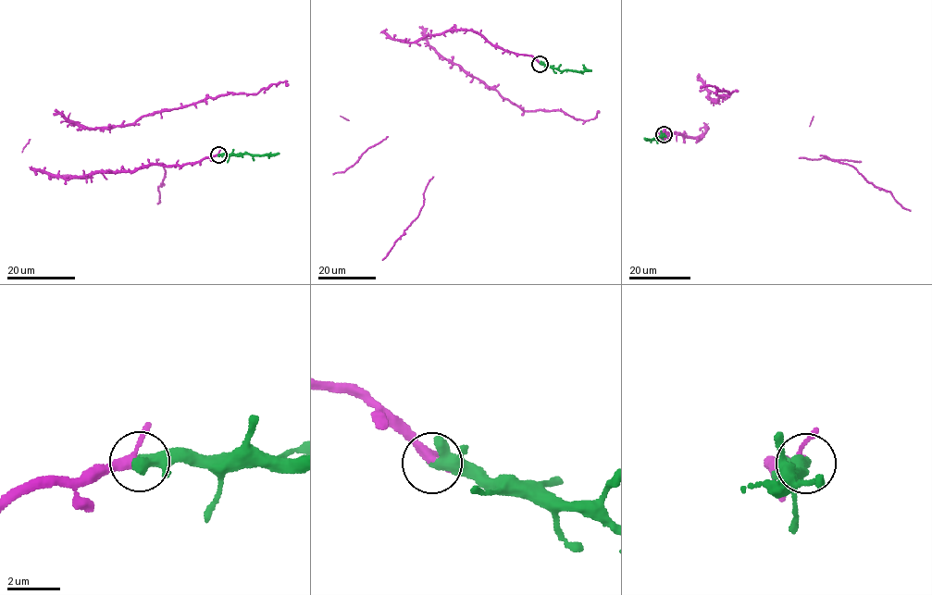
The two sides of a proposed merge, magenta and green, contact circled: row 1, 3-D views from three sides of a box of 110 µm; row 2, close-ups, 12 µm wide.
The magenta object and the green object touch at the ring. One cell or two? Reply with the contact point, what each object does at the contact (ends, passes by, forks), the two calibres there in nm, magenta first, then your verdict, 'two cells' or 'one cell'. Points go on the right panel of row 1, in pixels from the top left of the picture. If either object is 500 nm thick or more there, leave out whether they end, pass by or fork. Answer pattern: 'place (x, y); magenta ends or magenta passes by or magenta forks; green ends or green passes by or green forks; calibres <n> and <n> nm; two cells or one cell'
place (664, 134); calibres 280 and 500 nm; one cell

